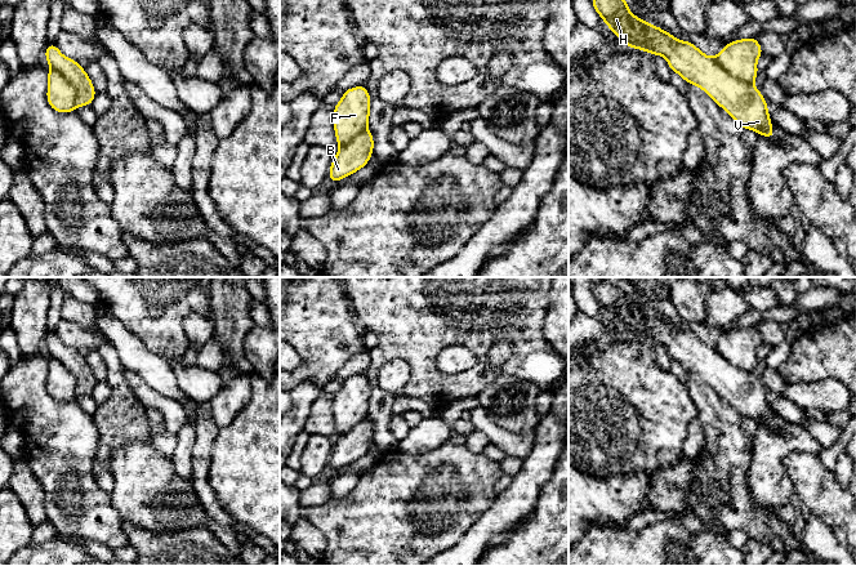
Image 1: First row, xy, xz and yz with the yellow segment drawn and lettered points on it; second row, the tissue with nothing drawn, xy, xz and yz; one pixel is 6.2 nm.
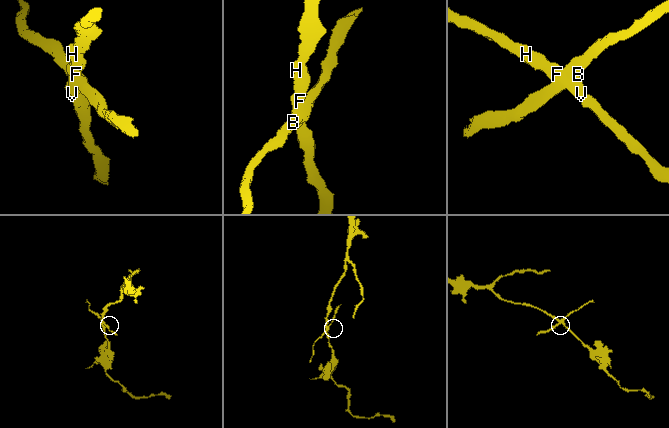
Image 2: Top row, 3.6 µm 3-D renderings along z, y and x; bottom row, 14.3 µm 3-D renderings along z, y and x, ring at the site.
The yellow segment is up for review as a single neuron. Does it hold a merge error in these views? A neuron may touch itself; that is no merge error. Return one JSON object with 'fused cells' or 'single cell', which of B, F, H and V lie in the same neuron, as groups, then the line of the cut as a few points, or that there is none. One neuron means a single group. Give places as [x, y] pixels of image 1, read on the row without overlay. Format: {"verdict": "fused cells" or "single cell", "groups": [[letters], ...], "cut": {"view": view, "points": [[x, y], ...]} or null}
{"verdict": "fused cells", "groups": [["B"], ["F", "H", "V"]], "cut": {"view": "xy", "points": [[50, 357], [57, 359], [74, 375], [75, 392], [77, 395]]}}

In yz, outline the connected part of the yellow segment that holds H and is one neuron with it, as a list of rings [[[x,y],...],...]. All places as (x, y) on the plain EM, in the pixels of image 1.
[[[602,280],[592,284],[590,291],[624,334],[663,344],[672,361],[705,380],[741,418],[775,428],[767,389],[752,371],[731,365],[695,333],[677,329],[668,320],[633,304],[619,282]]]

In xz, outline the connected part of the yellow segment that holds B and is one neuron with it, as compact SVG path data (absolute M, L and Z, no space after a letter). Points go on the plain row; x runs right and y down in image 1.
M371 420L358 423L352 431L339 434L329 458L330 472L336 472L365 456L374 441Z

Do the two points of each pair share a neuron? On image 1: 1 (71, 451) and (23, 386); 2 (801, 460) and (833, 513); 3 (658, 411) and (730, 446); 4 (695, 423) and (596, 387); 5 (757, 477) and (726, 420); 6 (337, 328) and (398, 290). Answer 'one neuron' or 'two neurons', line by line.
1: one neuron
2: one neuron
3: two neurons
4: two neurons
5: two neurons
6: two neurons

